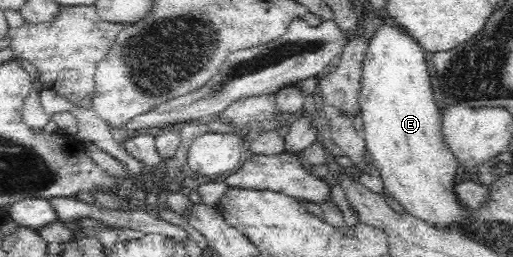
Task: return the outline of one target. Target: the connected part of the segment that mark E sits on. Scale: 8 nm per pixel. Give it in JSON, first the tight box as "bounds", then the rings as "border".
{"bounds":[359,23,469,229],"border":[[[382,23],[367,43],[363,61],[362,79],[359,91],[363,137],[366,151],[374,169],[379,171],[384,189],[396,199],[407,214],[434,225],[437,229],[449,227],[451,223],[469,217],[468,209],[457,202],[455,175],[459,163],[452,151],[445,145],[442,135],[442,116],[433,96],[430,72],[423,48],[407,33],[394,26]]]}

